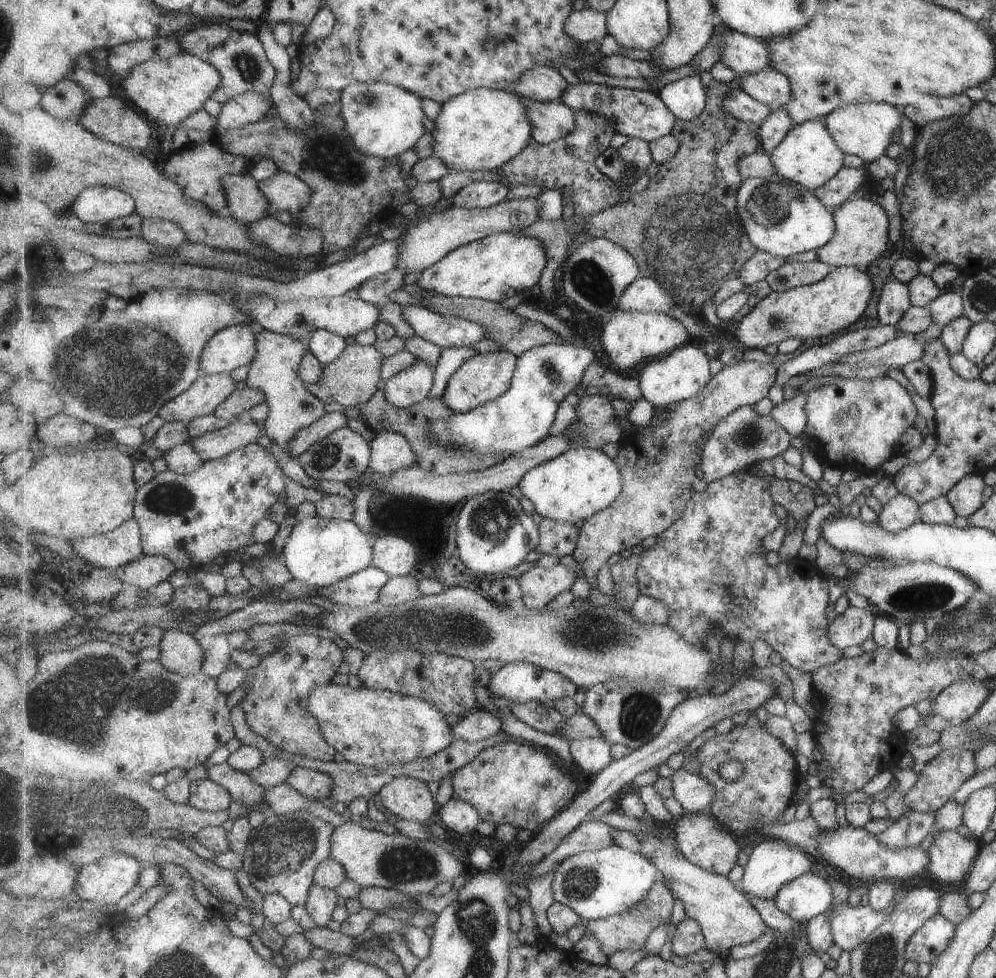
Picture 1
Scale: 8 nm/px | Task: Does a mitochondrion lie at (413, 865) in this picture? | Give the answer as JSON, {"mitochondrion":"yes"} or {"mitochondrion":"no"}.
{"mitochondrion":"yes"}

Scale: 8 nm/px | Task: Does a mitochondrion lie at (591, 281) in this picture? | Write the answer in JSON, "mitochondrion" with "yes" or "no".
{"mitochondrion":"yes"}

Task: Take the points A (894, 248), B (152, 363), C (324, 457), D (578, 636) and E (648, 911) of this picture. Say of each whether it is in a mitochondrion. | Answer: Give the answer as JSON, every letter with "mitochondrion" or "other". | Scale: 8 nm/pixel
{"A":"other","B":"mitochondrion","C":"mitochondrion","D":"mitochondrion","E":"mitochondrion"}

